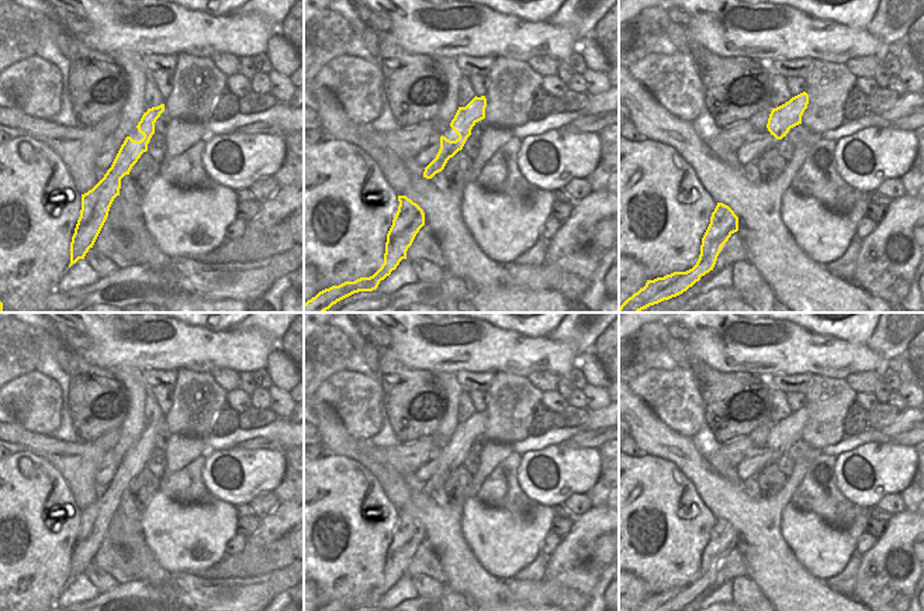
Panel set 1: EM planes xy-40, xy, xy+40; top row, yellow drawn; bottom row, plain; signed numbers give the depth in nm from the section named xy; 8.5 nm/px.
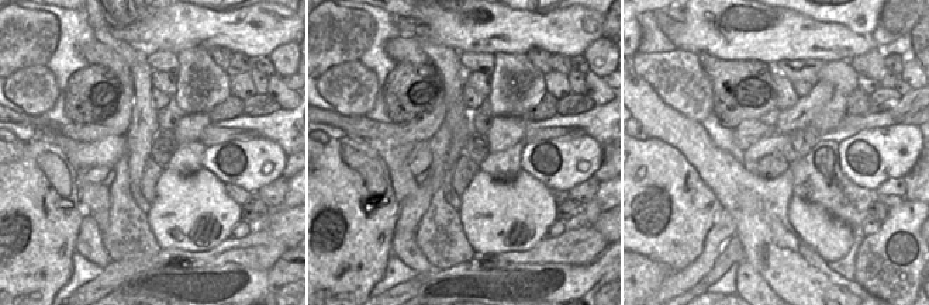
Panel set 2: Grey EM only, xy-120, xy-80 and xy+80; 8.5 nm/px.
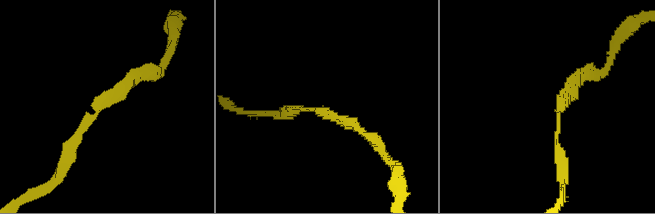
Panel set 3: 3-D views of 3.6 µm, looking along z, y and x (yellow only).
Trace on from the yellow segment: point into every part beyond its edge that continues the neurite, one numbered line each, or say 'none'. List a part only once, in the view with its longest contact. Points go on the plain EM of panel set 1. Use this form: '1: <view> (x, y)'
none

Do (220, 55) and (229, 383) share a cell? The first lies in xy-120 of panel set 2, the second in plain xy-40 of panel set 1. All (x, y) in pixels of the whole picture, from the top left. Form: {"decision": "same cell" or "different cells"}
{"decision": "same cell"}

